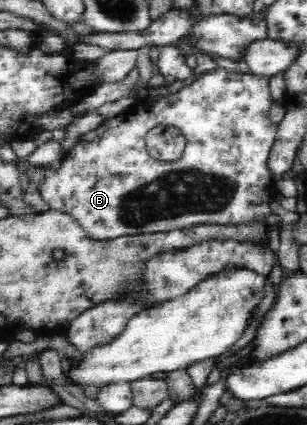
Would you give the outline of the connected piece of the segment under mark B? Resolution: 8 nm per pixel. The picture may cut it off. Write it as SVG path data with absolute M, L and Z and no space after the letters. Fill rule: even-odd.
M215 67L206 71L200 78L194 80L190 86L184 86L178 93L168 97L168 99L160 99L160 101L152 101L152 103L136 101L128 112L113 118L105 118L96 129L82 134L80 143L66 151L64 161L62 161L62 165L59 165L60 169L54 171L54 173L47 171L46 181L42 185L38 185L38 192L42 193L42 197L50 205L50 209L70 214L82 226L89 239L99 242L120 238L124 235L142 236L143 234L183 230L198 224L264 224L267 217L272 213L271 199L278 195L275 186L276 177L268 169L268 156L275 142L277 129L277 124L269 118L270 107L276 102L272 98L268 81L269 76L229 72L227 69ZM156 126L172 126L180 130L180 134L184 136L184 151L180 159L163 161L151 158L145 146L145 137L148 131Z

